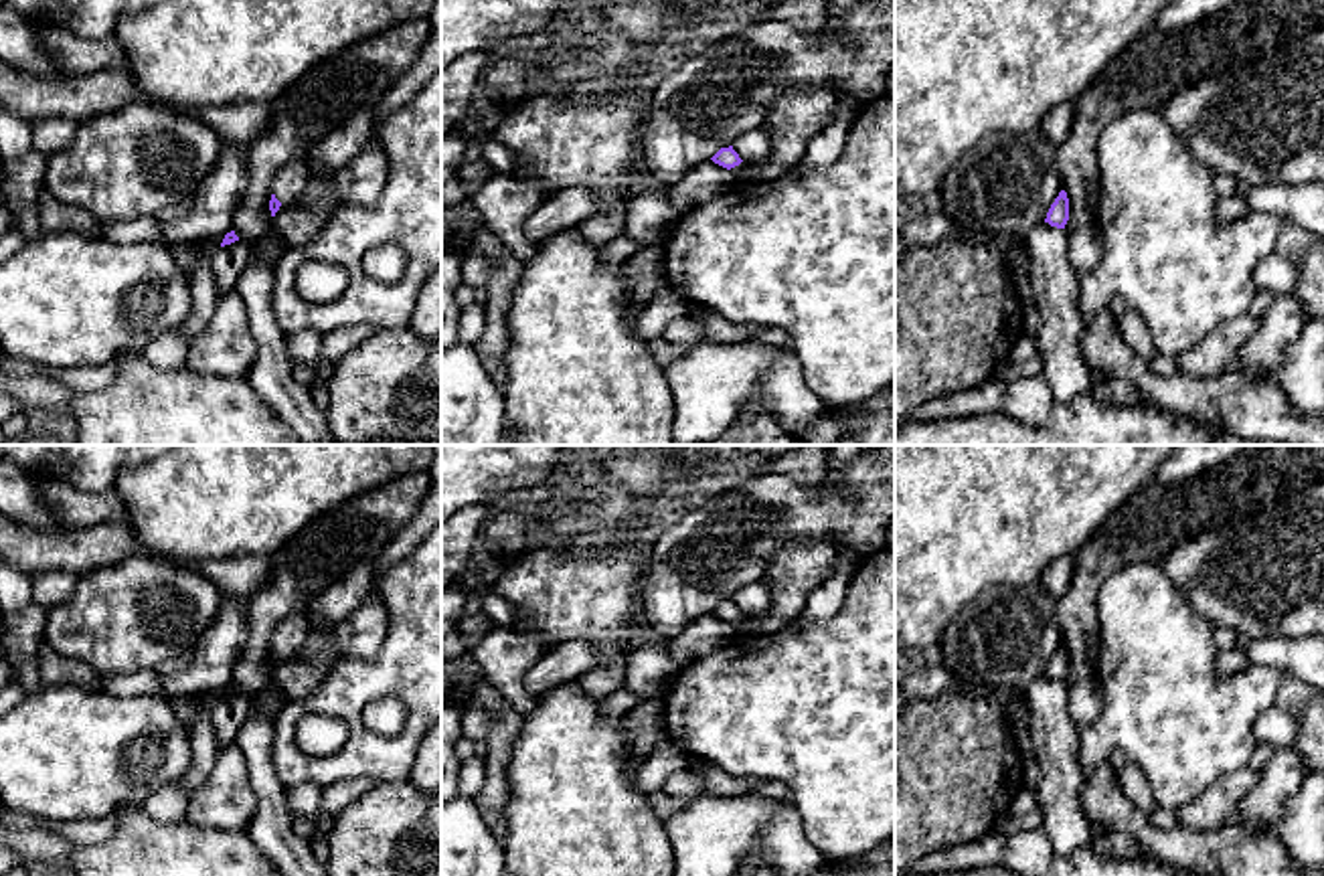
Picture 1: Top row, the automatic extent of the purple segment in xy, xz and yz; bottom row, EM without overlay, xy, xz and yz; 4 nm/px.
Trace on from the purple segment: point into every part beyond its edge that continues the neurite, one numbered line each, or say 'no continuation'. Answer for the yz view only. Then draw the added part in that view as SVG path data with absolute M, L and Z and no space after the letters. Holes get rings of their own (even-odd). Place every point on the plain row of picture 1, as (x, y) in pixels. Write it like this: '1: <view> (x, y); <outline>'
no continuation

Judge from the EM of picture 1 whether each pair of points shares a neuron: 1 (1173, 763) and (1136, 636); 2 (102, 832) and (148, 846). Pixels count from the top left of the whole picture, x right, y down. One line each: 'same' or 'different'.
1: same
2: different

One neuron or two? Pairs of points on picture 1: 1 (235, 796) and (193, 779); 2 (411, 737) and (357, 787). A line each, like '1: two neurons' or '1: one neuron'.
1: two neurons
2: two neurons

